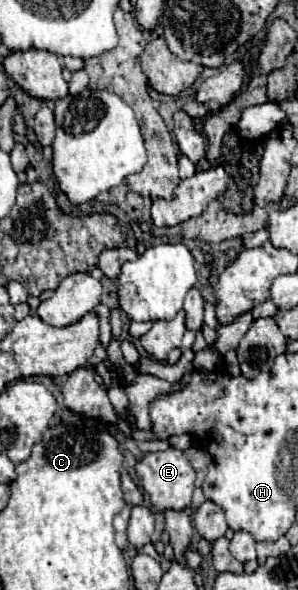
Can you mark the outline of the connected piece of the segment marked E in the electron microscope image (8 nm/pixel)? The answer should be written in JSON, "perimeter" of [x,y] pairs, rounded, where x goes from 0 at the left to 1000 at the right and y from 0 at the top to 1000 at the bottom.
{"perimeter":[[[560,759],[540,766],[493,766],[460,786],[453,786],[453,800],[466,807],[473,827],[500,837],[500,847],[520,861],[520,902],[513,903],[507,920],[517,922],[537,915],[537,908],[550,898],[550,871],[560,864],[621,864],[628,858],[641,858],[641,837],[654,827],[654,797],[634,783],[634,776],[621,776],[621,769],[594,759]]]}

